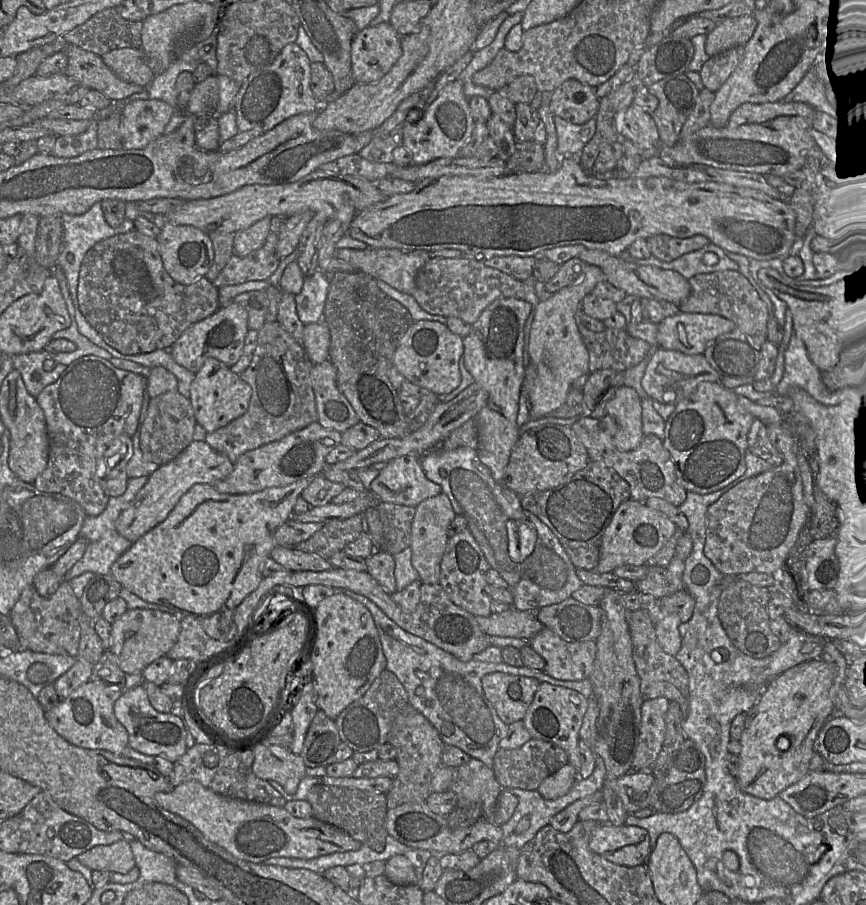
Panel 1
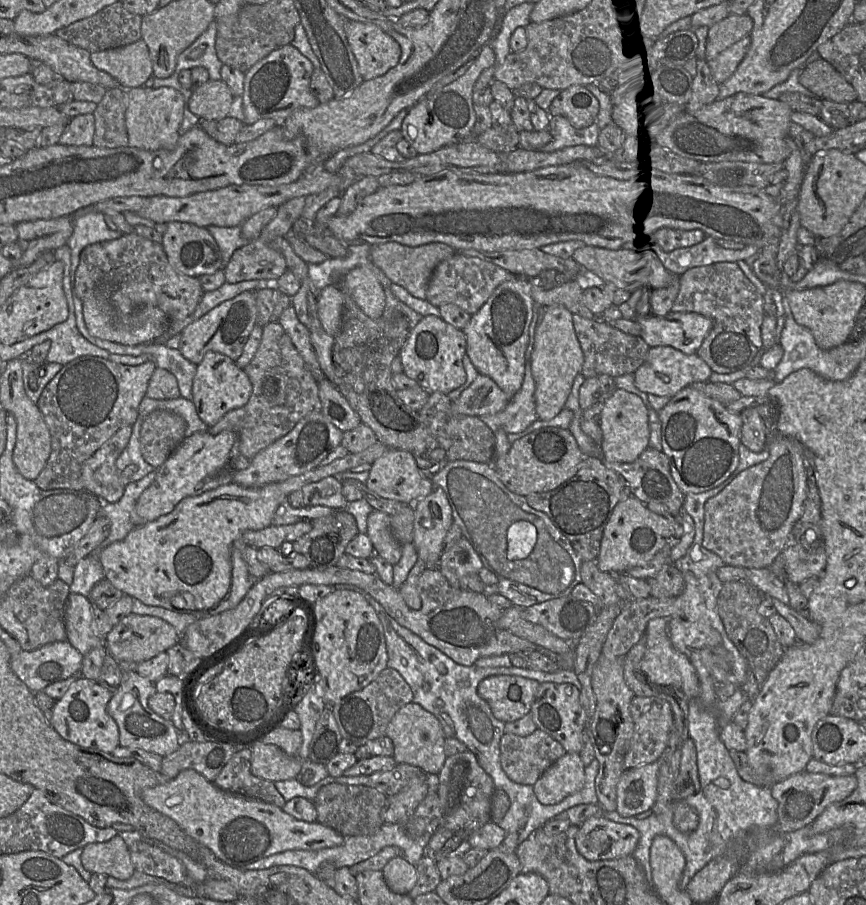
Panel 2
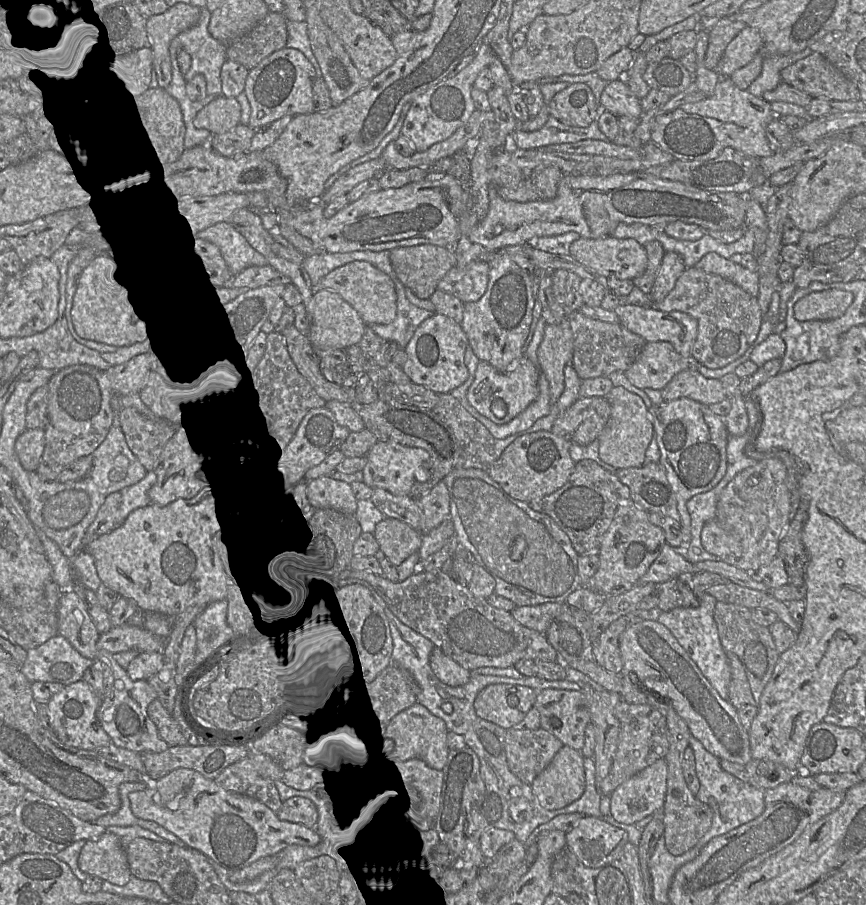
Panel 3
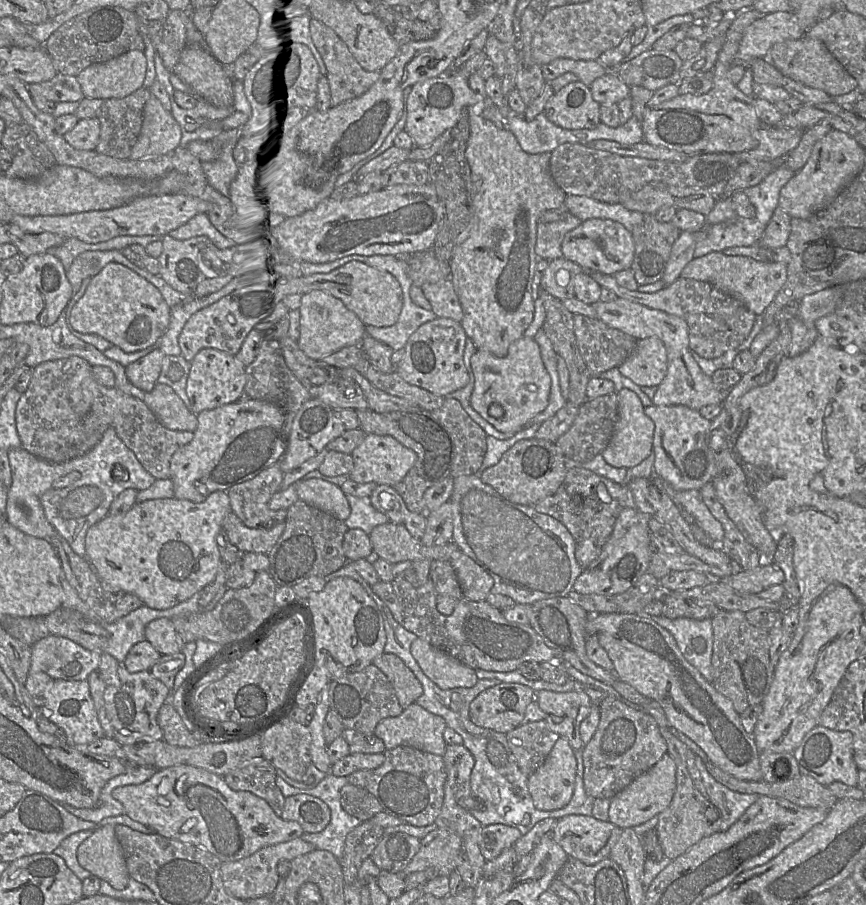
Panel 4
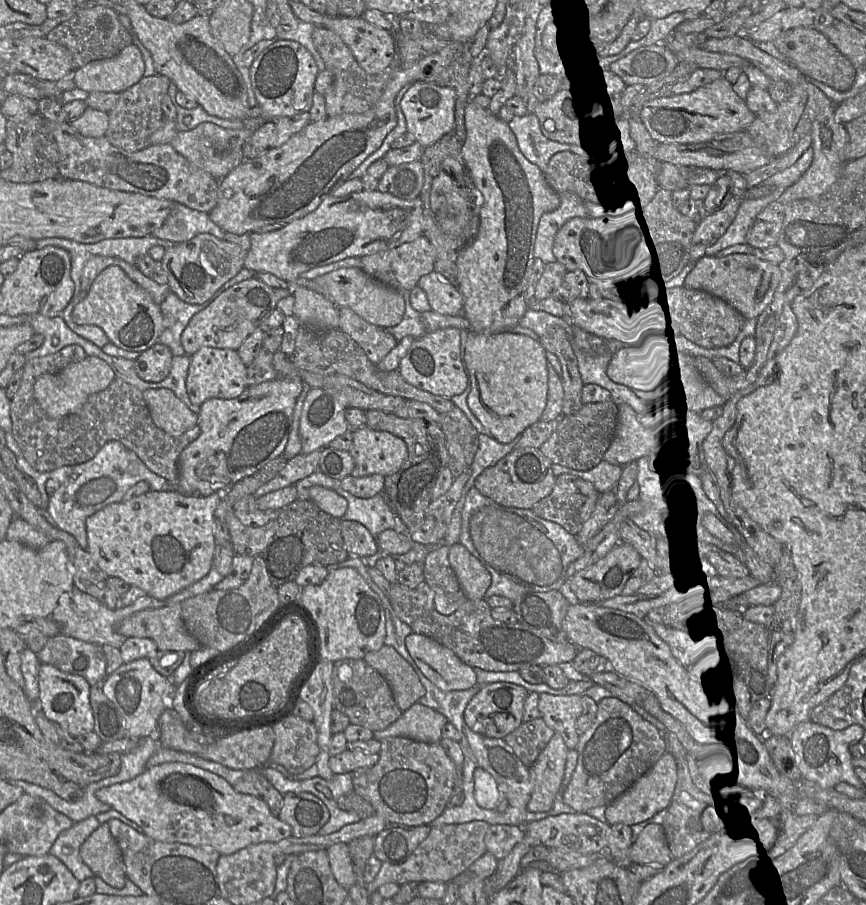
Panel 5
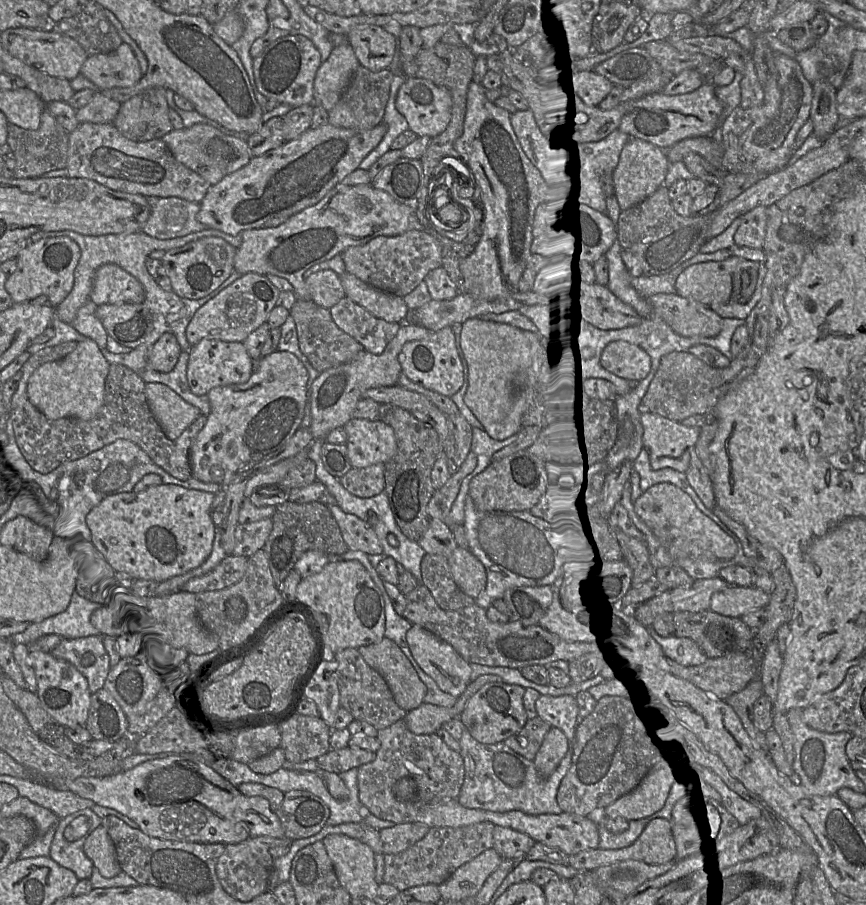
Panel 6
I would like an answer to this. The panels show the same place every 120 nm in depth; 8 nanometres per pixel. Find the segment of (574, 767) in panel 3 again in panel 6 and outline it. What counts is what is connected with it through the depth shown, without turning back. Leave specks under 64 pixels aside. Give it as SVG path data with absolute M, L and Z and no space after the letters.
M556 727L549 729L533 760L541 778L547 779L555 771L567 754L570 744L562 730Z

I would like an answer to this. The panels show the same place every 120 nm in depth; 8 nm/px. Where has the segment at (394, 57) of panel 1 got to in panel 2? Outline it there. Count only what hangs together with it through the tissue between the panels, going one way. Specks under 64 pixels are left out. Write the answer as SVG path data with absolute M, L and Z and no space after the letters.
M346 20L345 33L363 80L379 77L398 63L400 45L377 25Z

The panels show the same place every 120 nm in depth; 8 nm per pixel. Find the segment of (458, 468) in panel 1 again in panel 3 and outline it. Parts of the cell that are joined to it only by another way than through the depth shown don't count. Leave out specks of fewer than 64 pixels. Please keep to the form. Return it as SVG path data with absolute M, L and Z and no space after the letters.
M469 468L453 469L442 481L449 493L450 519L453 523L455 537L460 548L470 552L477 564L491 574L495 580L494 594L509 599L515 606L534 606L548 602L564 603L567 596L581 586L578 575L578 556L567 534L547 514L533 510L527 502L511 497L497 482L492 480L486 470Z

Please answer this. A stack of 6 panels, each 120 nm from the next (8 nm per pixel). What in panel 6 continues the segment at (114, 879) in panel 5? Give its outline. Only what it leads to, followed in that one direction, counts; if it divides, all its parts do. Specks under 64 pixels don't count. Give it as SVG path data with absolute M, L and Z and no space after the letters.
M102 825L87 837L83 850L103 877L112 878L122 871L115 845Z

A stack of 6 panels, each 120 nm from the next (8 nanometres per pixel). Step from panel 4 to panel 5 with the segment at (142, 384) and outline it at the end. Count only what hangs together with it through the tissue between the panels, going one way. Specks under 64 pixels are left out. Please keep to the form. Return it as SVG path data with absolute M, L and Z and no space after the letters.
M159 342L139 354L135 360L137 375L146 382L161 382L170 373L173 354Z

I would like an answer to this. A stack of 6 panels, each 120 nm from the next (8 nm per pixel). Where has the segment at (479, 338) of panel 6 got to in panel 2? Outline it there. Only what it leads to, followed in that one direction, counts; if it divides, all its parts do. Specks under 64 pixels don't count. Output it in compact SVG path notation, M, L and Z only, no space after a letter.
M479 374L458 399L452 401L452 415L486 416L502 411L510 398L488 376Z

